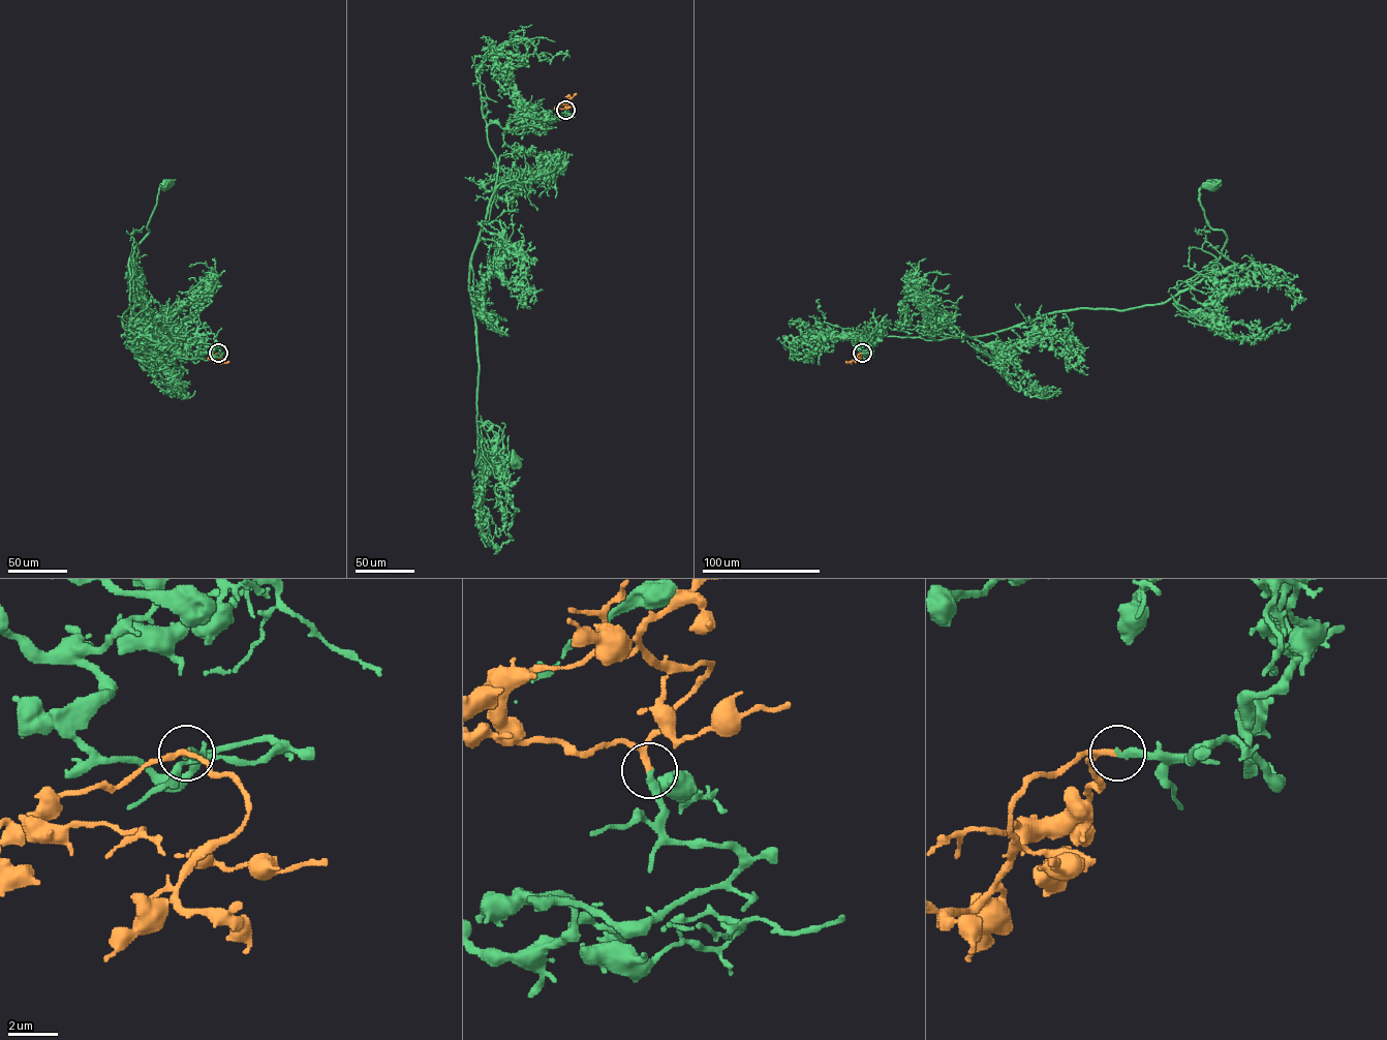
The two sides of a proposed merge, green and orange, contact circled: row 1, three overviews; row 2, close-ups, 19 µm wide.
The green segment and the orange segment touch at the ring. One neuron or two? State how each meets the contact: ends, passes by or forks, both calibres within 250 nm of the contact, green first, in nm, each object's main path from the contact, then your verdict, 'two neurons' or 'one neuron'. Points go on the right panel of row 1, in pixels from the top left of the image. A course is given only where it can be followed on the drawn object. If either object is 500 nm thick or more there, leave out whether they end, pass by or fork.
green ends | orange passes by | 320/190 nm | green via (862, 353), (874, 332), (938, 340), (1164, 304), (1220, 256), (1226, 235), (1200, 204), (1213, 185) | orange via (862, 353), (855, 360), (845, 361) | one neuron

